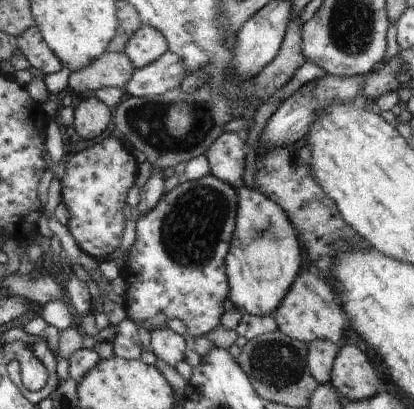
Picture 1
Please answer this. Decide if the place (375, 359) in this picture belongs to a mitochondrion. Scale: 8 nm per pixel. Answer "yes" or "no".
no

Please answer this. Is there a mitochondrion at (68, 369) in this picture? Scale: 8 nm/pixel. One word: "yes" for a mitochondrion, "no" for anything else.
no

